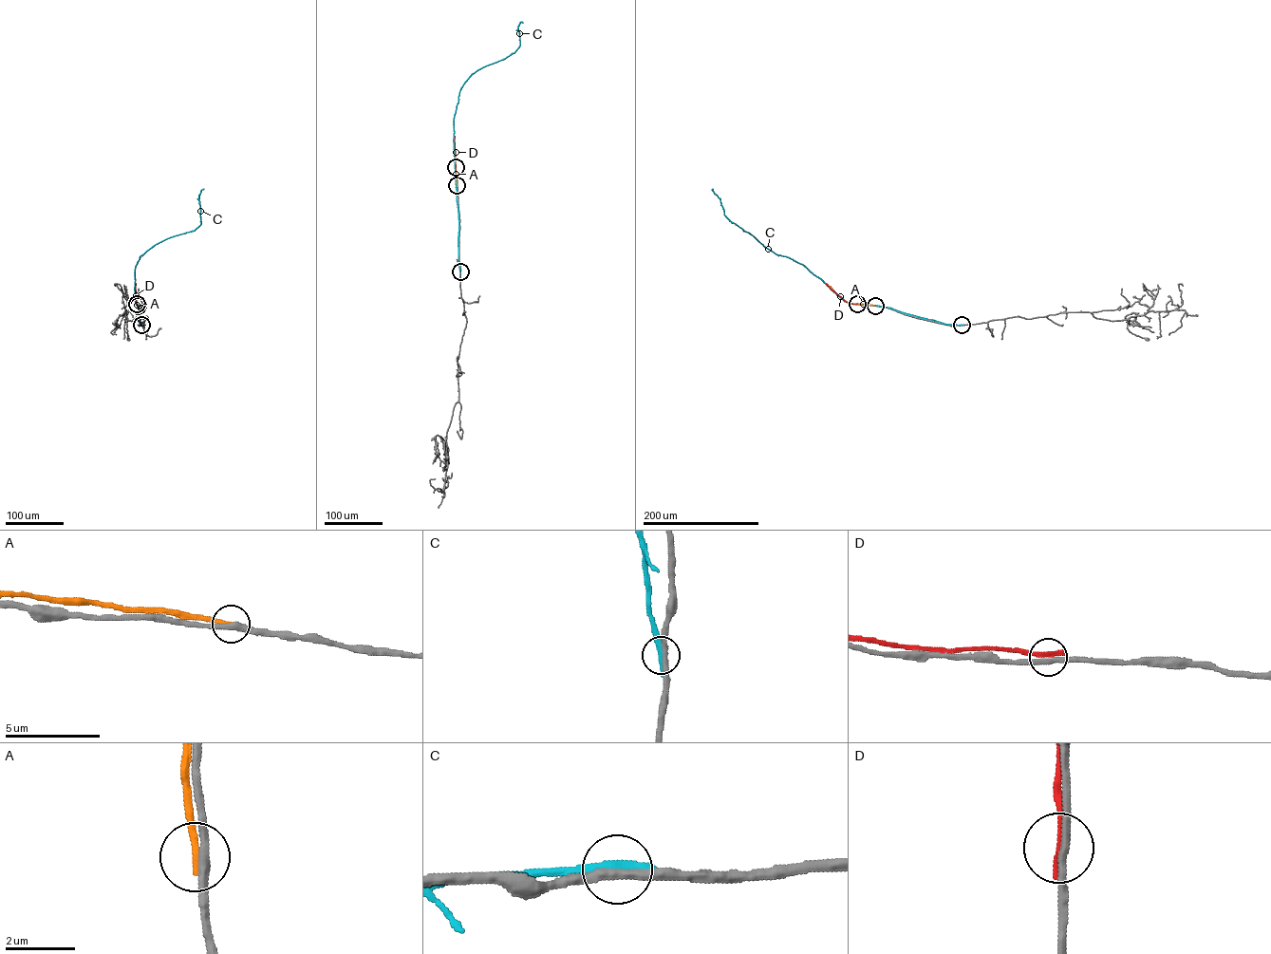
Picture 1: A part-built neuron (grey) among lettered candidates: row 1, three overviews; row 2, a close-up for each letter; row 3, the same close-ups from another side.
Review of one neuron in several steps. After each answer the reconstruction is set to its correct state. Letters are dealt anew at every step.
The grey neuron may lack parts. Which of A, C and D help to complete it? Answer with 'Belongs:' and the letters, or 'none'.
Belongs: none

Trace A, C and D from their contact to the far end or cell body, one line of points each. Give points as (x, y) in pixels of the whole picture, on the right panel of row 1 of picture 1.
A: (875, 306), (848, 302), (830, 286)
C: (962, 325), (944, 324), (890, 308), (847, 302), (802, 264), (775, 253), (731, 222), (713, 189)
D: (857, 304), (845, 301), (826, 284)

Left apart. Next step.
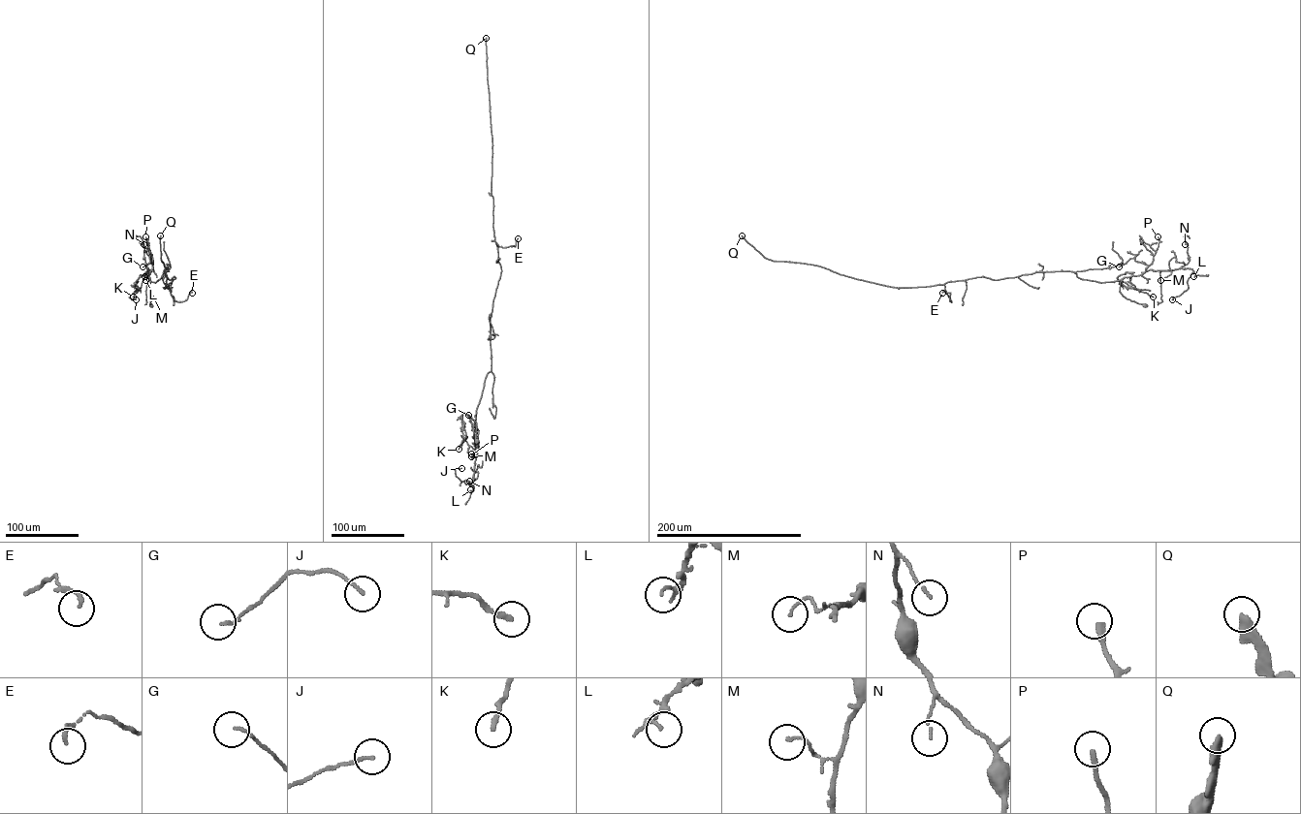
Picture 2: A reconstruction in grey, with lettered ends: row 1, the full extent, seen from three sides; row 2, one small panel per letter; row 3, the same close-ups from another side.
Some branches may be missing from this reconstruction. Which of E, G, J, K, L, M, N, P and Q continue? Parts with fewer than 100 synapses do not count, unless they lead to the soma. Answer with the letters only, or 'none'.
Q

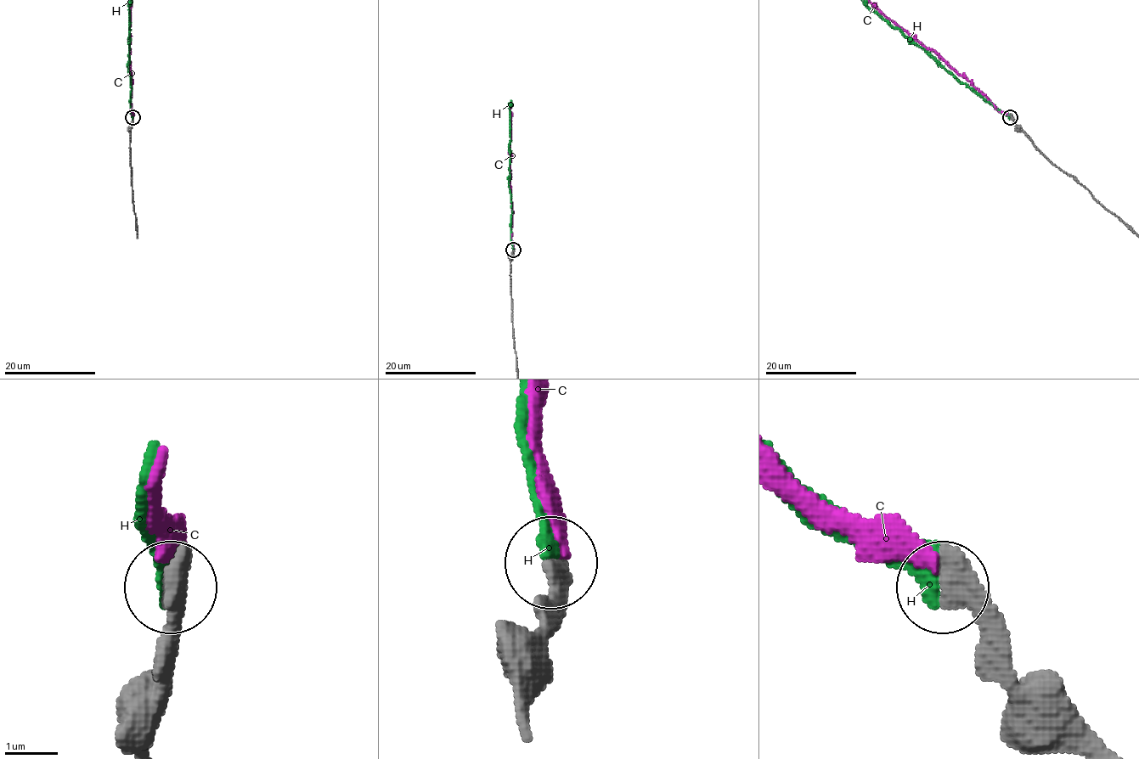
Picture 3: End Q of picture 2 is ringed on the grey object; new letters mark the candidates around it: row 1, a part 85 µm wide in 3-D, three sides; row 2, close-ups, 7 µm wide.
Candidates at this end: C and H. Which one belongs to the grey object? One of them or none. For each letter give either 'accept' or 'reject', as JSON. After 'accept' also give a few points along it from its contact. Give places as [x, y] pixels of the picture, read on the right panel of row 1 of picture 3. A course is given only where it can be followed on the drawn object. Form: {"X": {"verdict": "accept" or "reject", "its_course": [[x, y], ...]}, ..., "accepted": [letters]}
{"C": {"verdict": "reject"}, "H": {"verdict": "accept"}, "accepted": ["H"]}

